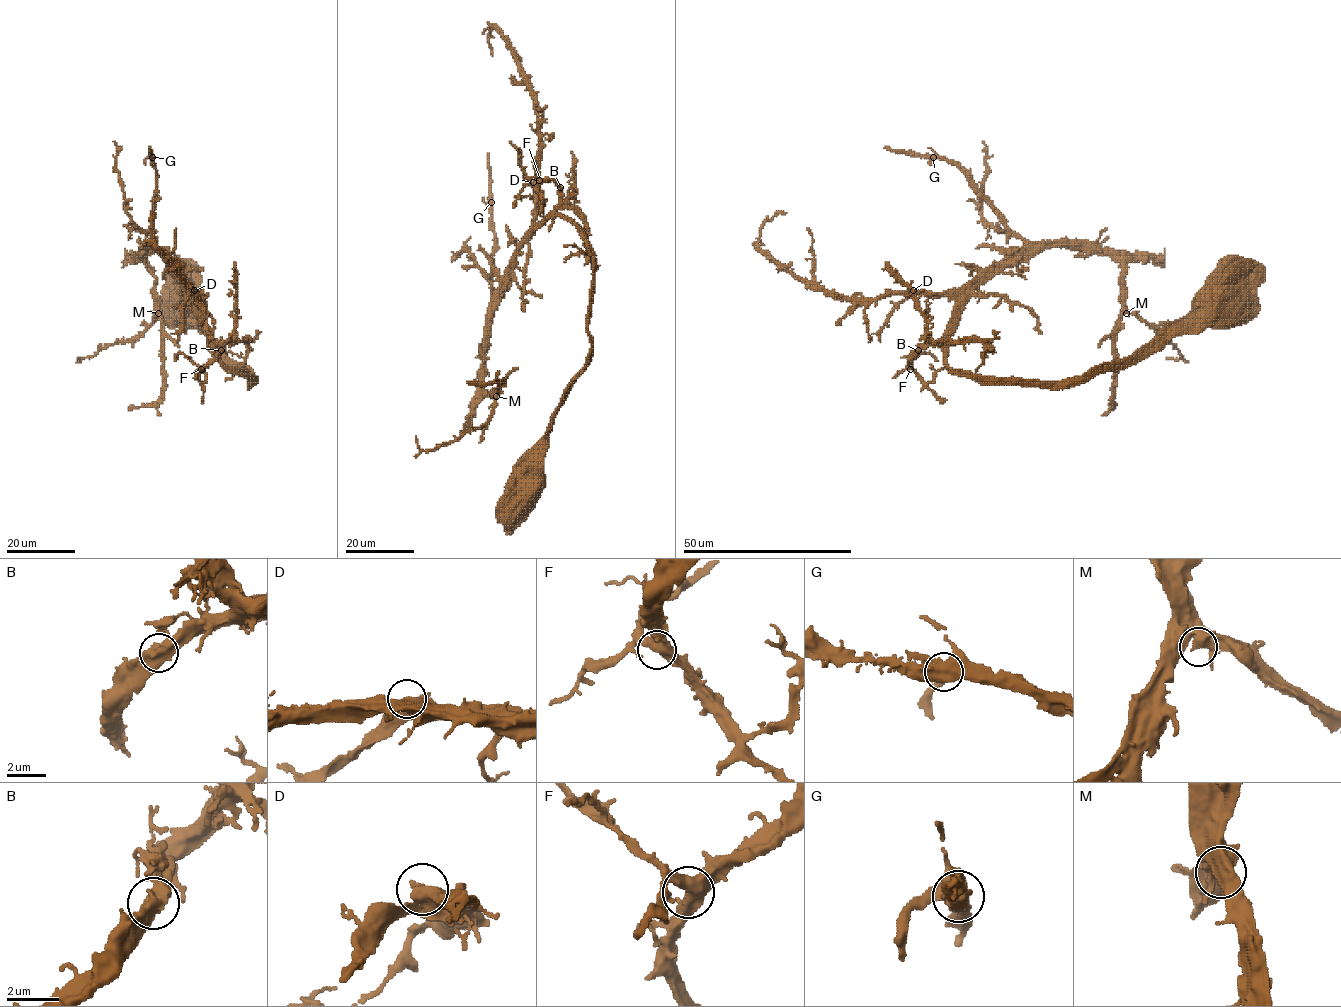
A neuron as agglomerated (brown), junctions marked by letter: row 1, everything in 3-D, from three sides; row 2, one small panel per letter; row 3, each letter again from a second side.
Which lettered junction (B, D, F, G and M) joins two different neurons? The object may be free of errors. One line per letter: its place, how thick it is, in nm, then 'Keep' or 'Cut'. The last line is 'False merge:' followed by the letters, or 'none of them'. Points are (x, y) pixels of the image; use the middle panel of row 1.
B: Place: (560, 187). Thickness 480 nm. Keep
D: Place: (533, 182). Thickness 500 nm. Keep
F: Place: (539, 180). Thickness 480 nm. Keep
G: Place: (491, 202). Thickness 550 nm. Keep
M: Place: (496, 396). Thickness 360 nm. Keep
False merge: none of them

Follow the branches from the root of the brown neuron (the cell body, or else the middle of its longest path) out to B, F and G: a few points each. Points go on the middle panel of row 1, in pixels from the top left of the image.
B: (527, 491), (525, 462), (545, 442), (591, 351), (593, 256), (585, 236), (555, 212), (560, 187)
F: (527, 491), (525, 462), (545, 442), (591, 351), (593, 256), (585, 236), (555, 212), (560, 187), (539, 180)
G: (527, 491), (525, 462), (545, 442), (591, 351), (593, 256), (569, 220), (549, 216), (494, 293), (491, 202)

